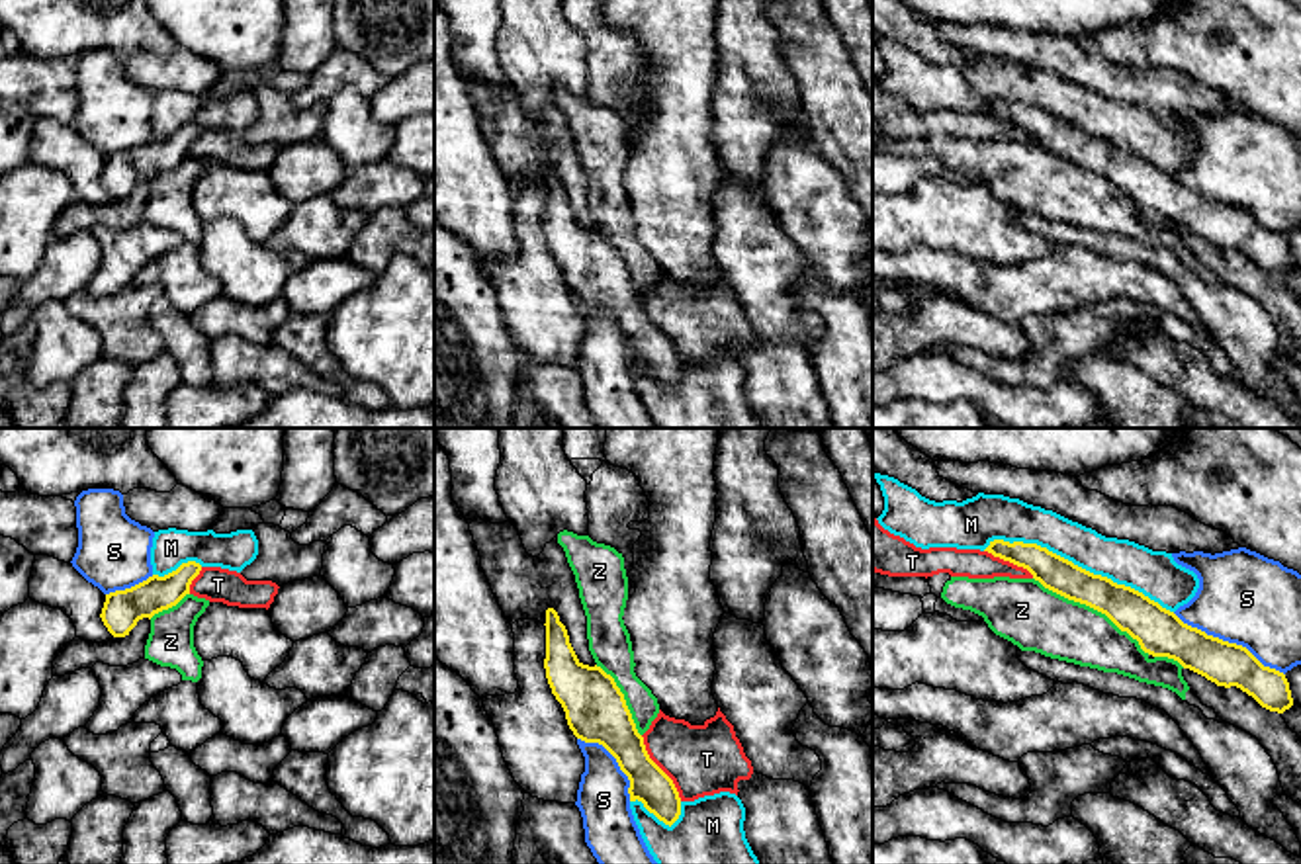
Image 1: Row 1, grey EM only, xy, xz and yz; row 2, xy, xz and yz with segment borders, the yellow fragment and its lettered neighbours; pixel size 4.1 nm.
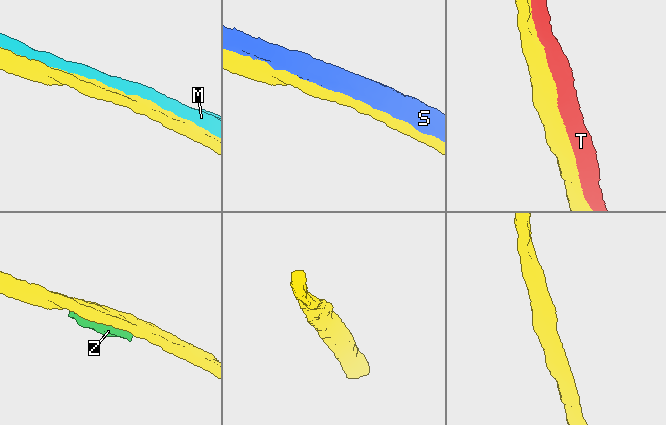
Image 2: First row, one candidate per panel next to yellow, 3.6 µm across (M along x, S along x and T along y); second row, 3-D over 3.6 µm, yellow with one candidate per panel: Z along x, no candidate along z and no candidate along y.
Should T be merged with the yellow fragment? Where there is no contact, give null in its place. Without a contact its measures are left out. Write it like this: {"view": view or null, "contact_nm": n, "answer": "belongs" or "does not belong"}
{"view": "xz", "contact_nm": 320, "answer": "does not belong"}

